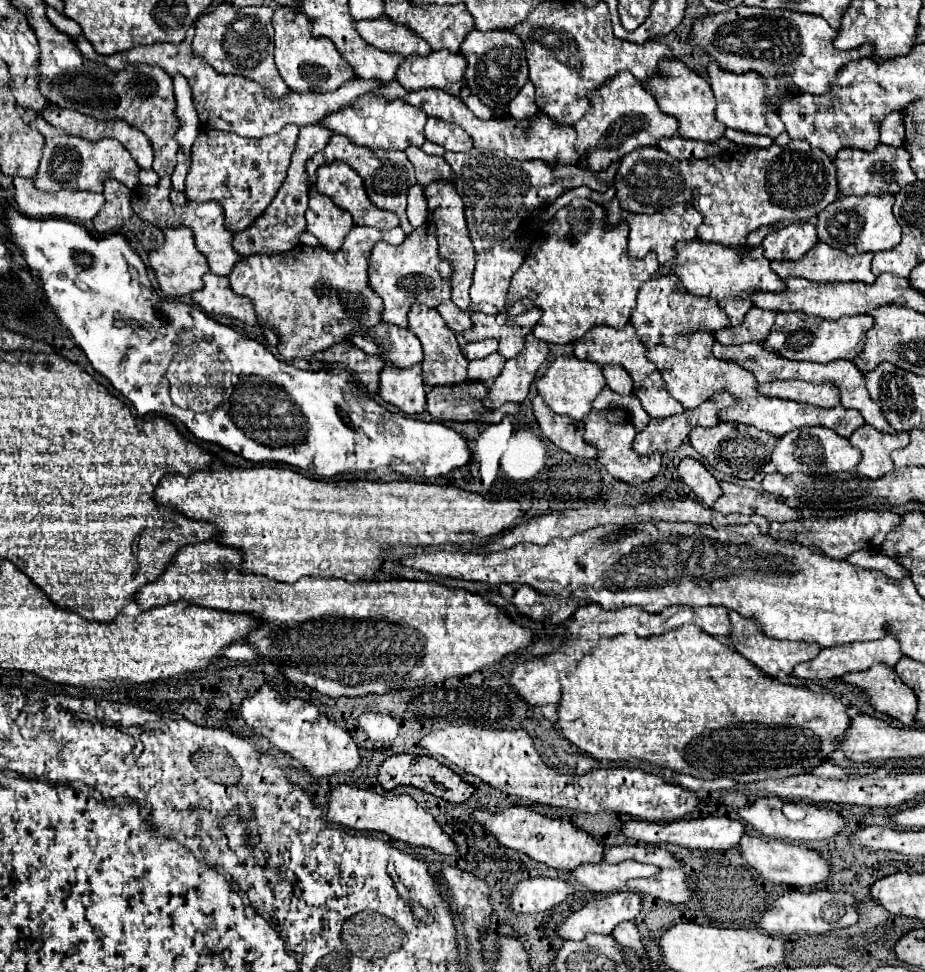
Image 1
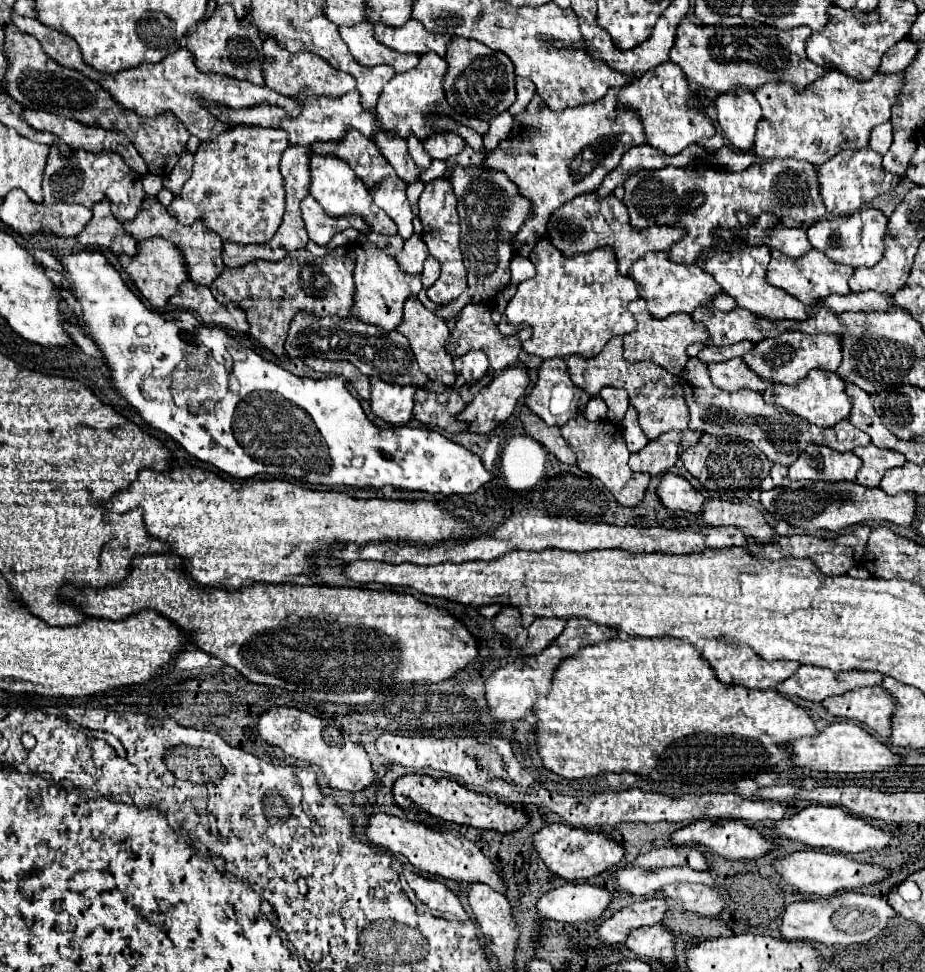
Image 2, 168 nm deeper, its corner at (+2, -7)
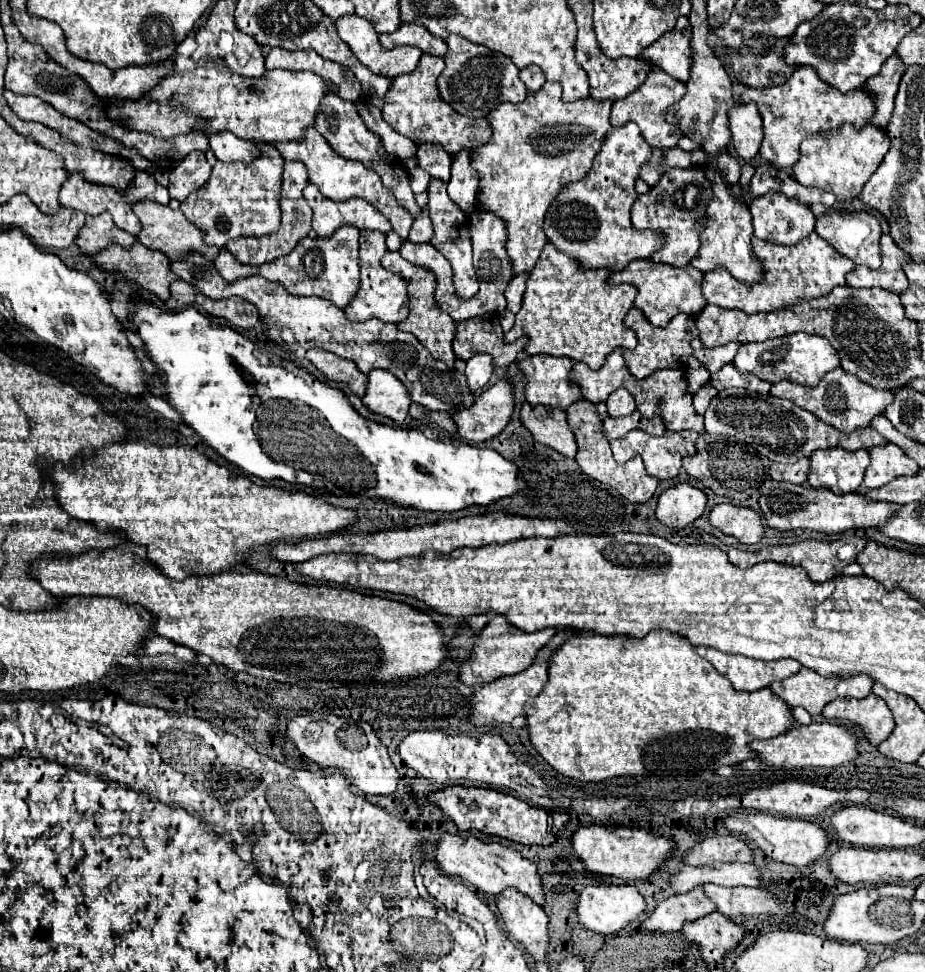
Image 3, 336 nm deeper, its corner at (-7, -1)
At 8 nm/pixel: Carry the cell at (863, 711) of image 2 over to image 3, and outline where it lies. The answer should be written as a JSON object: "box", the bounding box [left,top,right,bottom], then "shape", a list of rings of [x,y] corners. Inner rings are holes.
{"box":[823,693,895,745],"shape":[[[869,693],[863,699],[839,697],[825,705],[823,715],[829,719],[835,717],[835,719],[859,723],[873,745],[885,741],[891,729],[895,727],[895,721],[891,717],[891,711],[887,709],[887,703],[879,701],[875,693]]]}

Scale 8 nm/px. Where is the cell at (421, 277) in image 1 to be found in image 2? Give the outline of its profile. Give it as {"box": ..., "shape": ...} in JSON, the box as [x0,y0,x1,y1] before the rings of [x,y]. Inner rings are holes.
{"box":[352,235,422,331],"shape":[[[358,235],[358,241],[356,241],[354,283],[356,283],[356,295],[354,295],[352,315],[384,331],[394,331],[398,327],[398,323],[402,321],[404,301],[414,293],[418,295],[418,291],[422,289],[420,275],[402,275],[402,271],[398,271],[398,263],[394,261],[394,257],[386,255],[382,249],[370,243],[364,235]]]}

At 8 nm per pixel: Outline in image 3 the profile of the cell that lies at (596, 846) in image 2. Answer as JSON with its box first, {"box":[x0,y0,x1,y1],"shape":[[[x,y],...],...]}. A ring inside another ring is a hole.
{"box":[571,825,675,879],"shape":[[[579,825],[571,835],[571,849],[575,857],[585,865],[591,873],[613,875],[619,879],[647,879],[663,859],[673,851],[675,843],[663,837],[653,837],[645,829],[623,829],[623,827],[607,827],[607,825]]]}

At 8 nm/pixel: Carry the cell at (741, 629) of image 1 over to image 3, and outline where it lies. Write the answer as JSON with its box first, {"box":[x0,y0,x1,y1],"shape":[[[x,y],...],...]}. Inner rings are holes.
{"box":[697,647,799,691],"shape":[[[697,647],[697,653],[707,659],[721,675],[725,675],[737,691],[757,691],[773,681],[783,681],[799,671],[795,659],[755,661],[751,657],[729,655],[713,647]]]}

